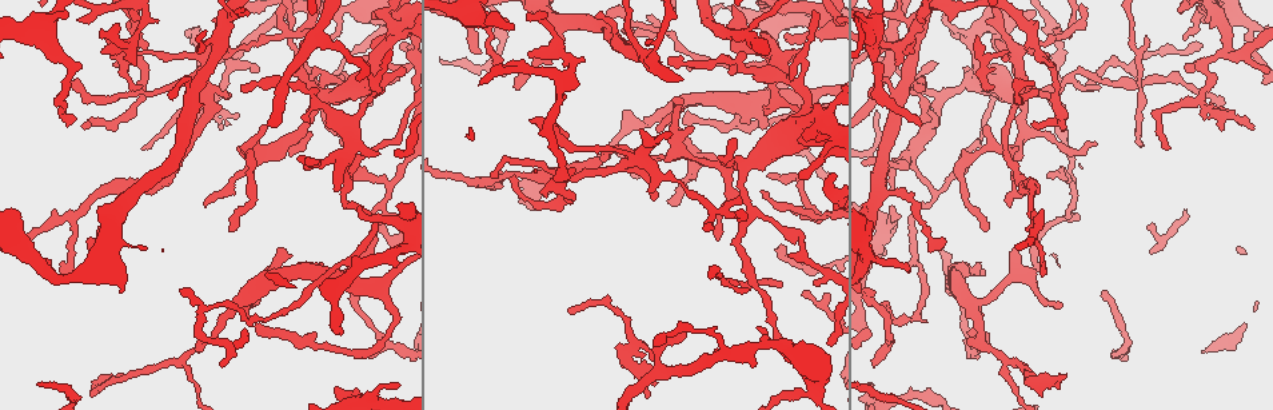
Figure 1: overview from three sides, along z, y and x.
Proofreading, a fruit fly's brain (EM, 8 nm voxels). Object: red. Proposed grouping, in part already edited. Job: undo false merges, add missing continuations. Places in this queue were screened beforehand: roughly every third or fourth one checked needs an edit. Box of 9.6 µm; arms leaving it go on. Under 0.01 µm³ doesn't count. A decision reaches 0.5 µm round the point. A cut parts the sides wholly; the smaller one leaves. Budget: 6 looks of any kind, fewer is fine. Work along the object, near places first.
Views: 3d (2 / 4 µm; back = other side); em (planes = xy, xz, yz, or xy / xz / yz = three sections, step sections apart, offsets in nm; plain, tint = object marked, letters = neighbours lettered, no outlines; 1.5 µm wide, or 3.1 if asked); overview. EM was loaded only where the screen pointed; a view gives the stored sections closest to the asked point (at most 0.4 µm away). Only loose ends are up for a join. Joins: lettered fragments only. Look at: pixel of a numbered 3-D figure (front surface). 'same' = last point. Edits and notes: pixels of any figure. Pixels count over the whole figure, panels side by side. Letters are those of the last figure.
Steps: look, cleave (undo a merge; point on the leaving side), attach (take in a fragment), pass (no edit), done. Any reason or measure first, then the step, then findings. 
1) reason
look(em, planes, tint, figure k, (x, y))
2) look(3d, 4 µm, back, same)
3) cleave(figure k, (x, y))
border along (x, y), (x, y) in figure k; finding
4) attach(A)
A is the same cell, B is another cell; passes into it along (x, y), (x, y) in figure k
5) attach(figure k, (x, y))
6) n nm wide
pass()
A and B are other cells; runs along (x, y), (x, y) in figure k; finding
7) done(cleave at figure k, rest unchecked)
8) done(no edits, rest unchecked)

sudden change in width
look(em, xz, step 4, tint, figure 1, (911, 158))

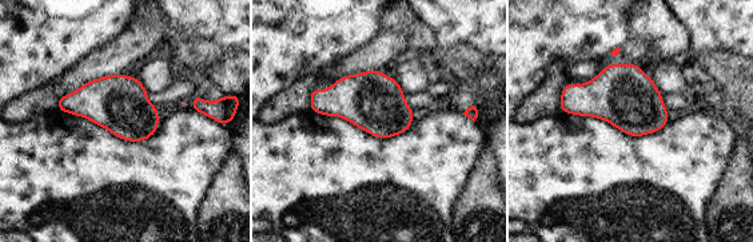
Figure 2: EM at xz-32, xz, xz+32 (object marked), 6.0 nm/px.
another direction
look(em, planes, letters, same)

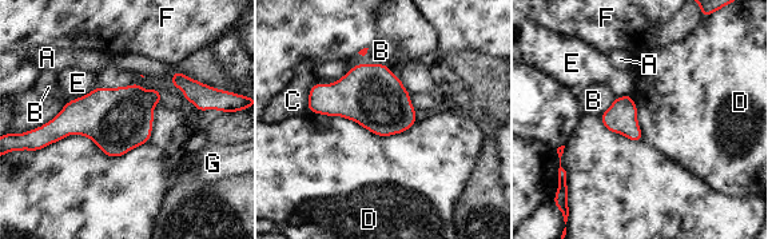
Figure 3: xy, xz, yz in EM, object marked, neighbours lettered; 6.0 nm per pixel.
360 nm wide
pass()
A, B, C, D, E, F and G are other cells; border along (307, 111), (381, 136), (417, 122) in figure 3; continuous, no second cell

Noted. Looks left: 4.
an open end
look(em, planes, letters, figure 1, (984, 126))

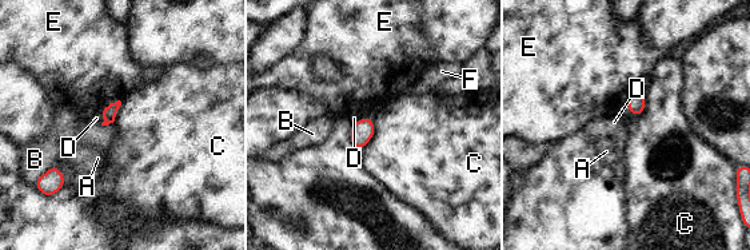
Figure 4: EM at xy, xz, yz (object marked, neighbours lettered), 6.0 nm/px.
C touches over 170 nm
pass()
A, B, C, D, E and F are other cells; border along (120, 100), (111, 102), (99, 111) in figure 4; no lettered fragment goes on from it

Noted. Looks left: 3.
arms part here
look(em, xy, step 8, letters, figure 1, (713, 209))

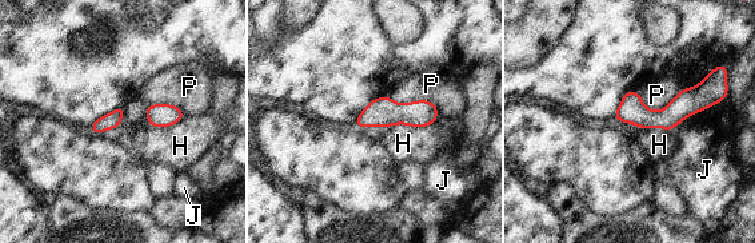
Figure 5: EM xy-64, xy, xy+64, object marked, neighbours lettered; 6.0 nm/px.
pass()
H, J and P are other cells; runs along (706, 94), (670, 116), (616, 118) in figure 5; continuous, no second cell

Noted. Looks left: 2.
done(no edits, rest unchecked)

